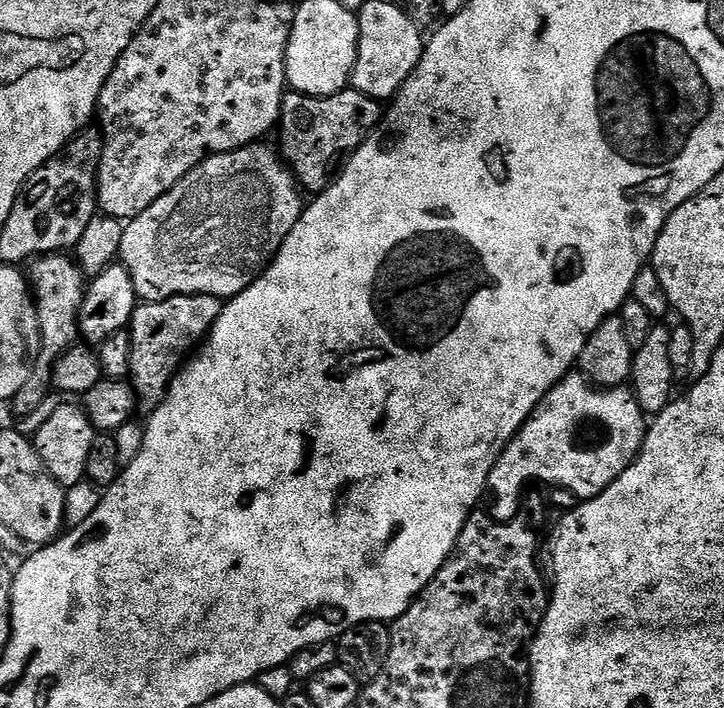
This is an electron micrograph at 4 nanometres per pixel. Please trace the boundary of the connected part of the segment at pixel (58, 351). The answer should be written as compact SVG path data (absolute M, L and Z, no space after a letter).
M53 254L38 256L31 261L30 287L34 293L38 326L40 327L40 352L36 356L36 365L30 378L22 385L22 390L10 401L13 417L19 418L30 414L53 391L52 371L56 360L62 358L66 350L77 347L81 339L80 311L86 291L86 273L71 255Z

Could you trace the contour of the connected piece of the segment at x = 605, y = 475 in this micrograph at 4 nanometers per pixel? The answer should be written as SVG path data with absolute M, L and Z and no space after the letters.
M583 375L562 377L532 411L532 416L521 426L520 432L498 458L486 489L486 511L493 520L505 522L517 519L520 513L520 491L524 480L541 480L547 486L565 488L573 492L580 502L592 500L606 490L636 460L646 435L646 414L638 406L635 396L627 387L601 388Z

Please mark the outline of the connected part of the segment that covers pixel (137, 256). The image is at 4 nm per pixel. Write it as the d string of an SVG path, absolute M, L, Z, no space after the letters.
M257 142L233 152L206 157L169 192L162 194L158 202L146 206L142 214L125 223L118 260L130 274L141 301L153 304L175 296L231 298L264 273L306 207L292 169L286 166L273 145L272 148L268 142Z

